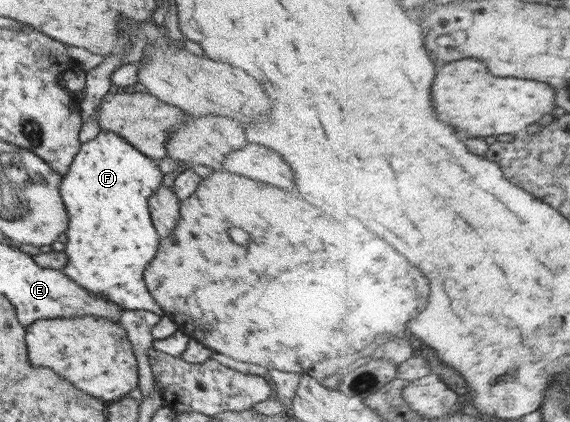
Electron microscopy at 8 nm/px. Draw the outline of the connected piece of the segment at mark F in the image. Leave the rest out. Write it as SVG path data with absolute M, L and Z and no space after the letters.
M103 130L87 143L80 143L77 154L59 181L59 197L67 213L67 230L63 253L68 260L61 271L81 289L91 295L107 298L123 310L144 309L163 316L164 311L155 303L143 283L144 269L157 249L157 233L151 225L148 198L162 183L162 174L156 161L141 155L137 149L116 133Z

